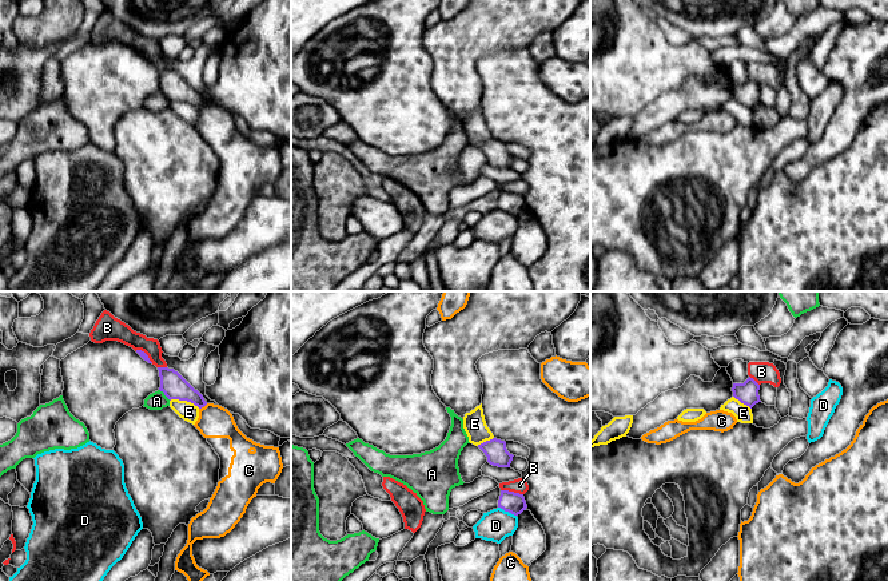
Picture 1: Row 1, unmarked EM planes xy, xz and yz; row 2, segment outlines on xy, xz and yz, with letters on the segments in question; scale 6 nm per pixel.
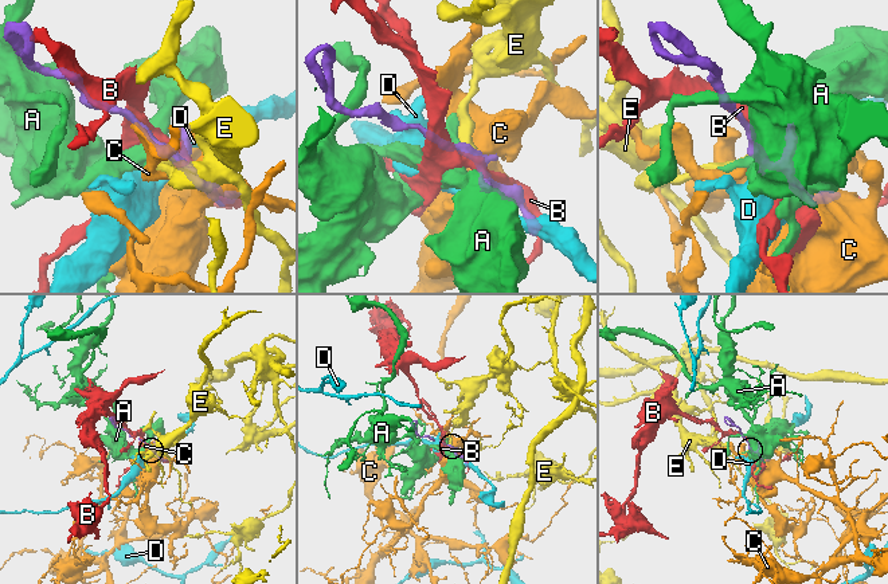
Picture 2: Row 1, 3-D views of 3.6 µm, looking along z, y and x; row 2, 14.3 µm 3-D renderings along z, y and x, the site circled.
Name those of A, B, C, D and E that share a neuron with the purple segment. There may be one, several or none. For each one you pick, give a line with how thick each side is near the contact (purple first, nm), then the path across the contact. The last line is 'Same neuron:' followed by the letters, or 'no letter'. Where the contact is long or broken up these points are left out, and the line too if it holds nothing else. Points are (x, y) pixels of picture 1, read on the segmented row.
Same neuron: no letter

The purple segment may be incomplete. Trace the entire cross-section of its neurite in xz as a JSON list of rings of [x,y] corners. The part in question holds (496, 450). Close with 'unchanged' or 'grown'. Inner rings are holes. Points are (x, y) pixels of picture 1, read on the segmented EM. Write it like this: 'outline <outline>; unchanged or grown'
outline [[[493,438],[478,445],[478,447],[485,453],[490,465],[510,467],[514,455],[507,451],[505,441]]]; unchanged

